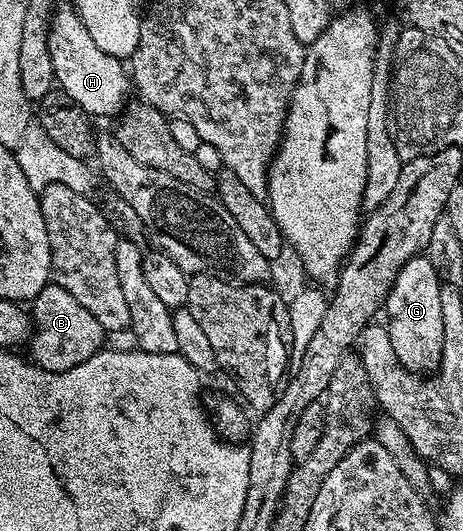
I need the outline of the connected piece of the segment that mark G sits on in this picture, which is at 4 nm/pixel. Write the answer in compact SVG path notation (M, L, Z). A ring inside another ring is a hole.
M425 256L412 258L403 264L383 307L383 314L389 317L387 329L398 362L418 376L425 376L428 370L436 371L441 365L441 353L445 347L442 285L442 275Z

